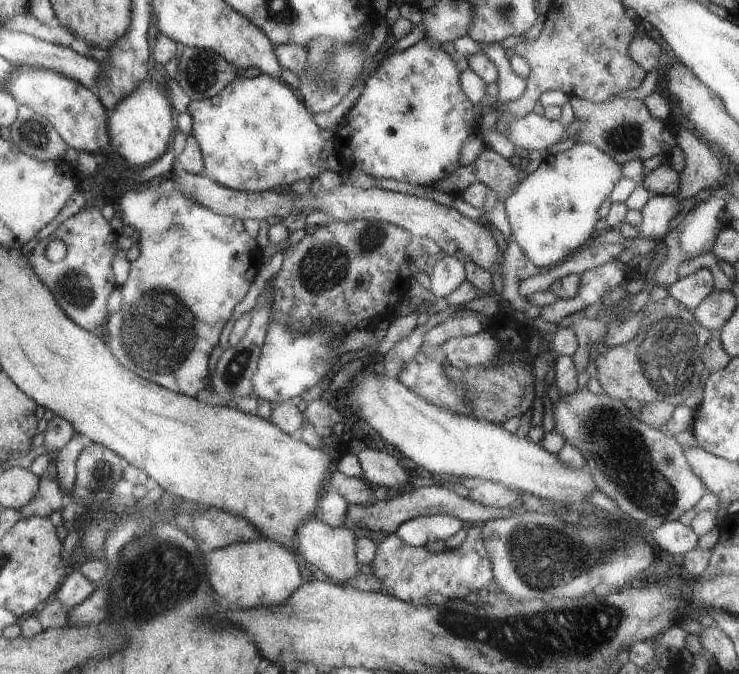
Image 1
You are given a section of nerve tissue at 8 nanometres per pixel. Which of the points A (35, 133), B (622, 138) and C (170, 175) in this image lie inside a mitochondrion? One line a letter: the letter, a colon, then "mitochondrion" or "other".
A: mitochondrion
B: mitochondrion
C: other

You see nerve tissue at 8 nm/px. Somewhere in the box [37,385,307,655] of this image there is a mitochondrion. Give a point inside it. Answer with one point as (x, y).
(164, 582)

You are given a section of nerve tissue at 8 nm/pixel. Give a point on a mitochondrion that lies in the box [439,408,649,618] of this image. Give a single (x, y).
(532, 550)

